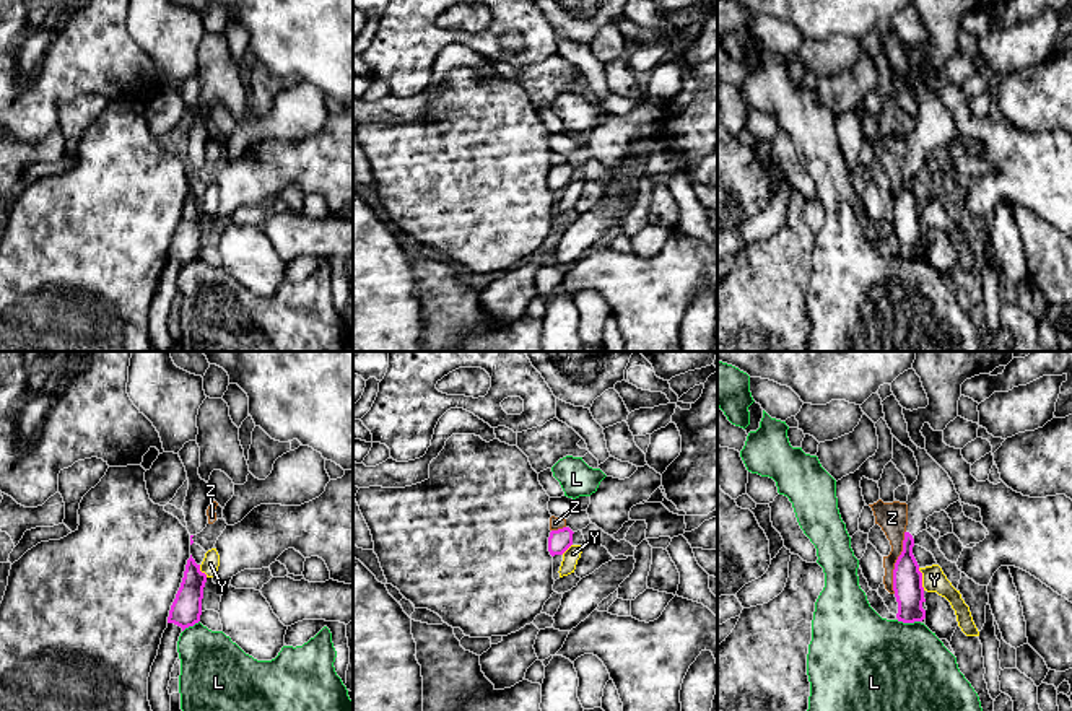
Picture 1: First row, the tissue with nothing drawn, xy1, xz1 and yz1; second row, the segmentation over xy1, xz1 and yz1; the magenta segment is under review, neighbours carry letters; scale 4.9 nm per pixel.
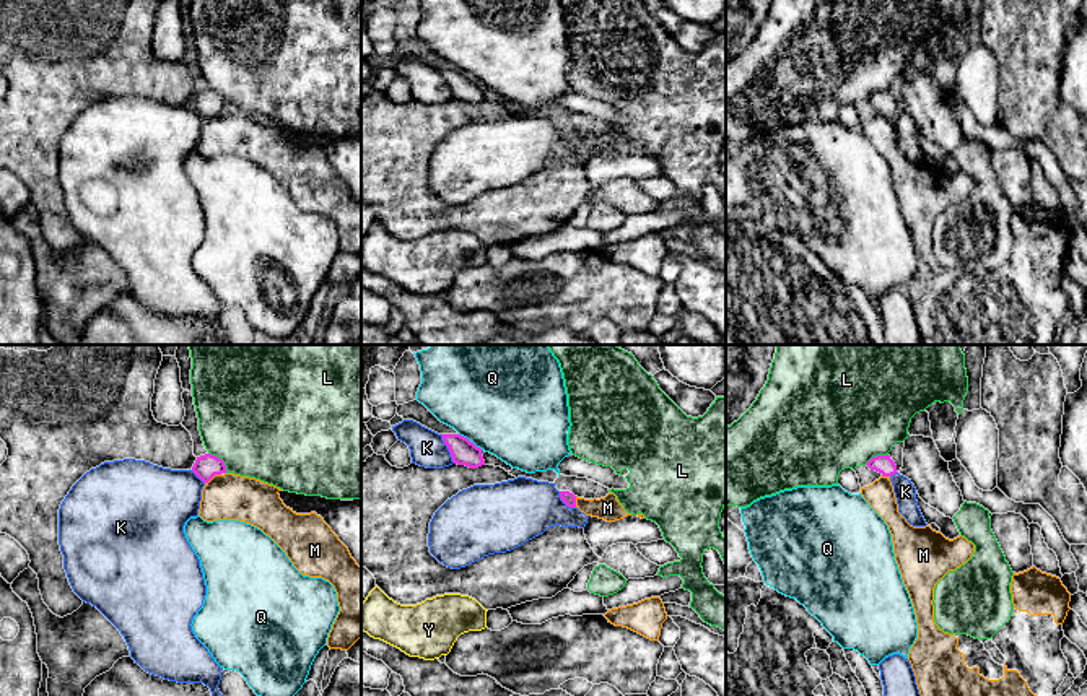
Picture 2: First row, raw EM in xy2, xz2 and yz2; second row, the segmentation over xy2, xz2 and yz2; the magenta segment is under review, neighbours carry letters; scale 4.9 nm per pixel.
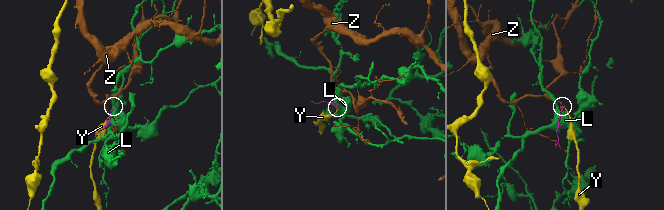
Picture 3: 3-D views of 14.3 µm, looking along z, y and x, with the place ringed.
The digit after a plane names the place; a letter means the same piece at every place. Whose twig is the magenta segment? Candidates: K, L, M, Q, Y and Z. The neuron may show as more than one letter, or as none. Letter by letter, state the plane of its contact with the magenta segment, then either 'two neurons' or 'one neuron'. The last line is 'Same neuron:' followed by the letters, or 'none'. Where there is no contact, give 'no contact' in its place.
K: meets magenta in xz2; two neurons
L: meets magenta in xy2; two neurons
M: meets magenta in xy2; two neurons
Q: meets magenta in xz2; two neurons
Y: meets magenta in yz1; two neurons
Z: meets magenta in yz1; two neurons
Same neuron: none

